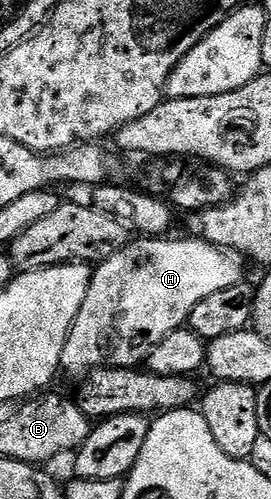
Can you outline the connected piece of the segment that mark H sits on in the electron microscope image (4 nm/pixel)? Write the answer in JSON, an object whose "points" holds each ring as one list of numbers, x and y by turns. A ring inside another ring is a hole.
{"points":[[132,238,110,258,95,265,90,290,86,290,86,302,74,318,74,326,66,338,66,346,60,359,61,369,75,378,83,378,97,368,139,369,148,355,174,330,185,327,188,315,210,294,226,290,245,279,246,261,237,252,219,248,199,238,172,240,173,238]]}

